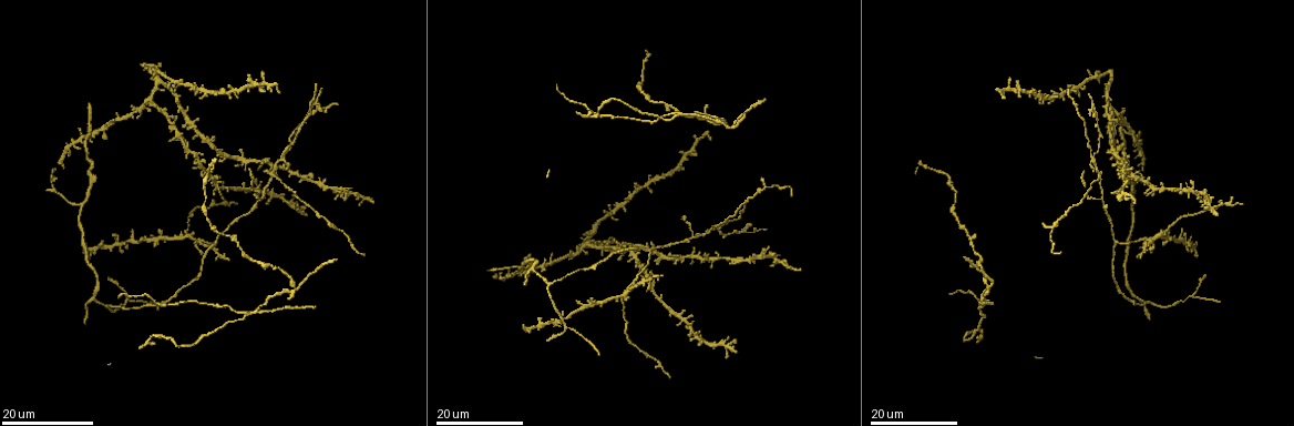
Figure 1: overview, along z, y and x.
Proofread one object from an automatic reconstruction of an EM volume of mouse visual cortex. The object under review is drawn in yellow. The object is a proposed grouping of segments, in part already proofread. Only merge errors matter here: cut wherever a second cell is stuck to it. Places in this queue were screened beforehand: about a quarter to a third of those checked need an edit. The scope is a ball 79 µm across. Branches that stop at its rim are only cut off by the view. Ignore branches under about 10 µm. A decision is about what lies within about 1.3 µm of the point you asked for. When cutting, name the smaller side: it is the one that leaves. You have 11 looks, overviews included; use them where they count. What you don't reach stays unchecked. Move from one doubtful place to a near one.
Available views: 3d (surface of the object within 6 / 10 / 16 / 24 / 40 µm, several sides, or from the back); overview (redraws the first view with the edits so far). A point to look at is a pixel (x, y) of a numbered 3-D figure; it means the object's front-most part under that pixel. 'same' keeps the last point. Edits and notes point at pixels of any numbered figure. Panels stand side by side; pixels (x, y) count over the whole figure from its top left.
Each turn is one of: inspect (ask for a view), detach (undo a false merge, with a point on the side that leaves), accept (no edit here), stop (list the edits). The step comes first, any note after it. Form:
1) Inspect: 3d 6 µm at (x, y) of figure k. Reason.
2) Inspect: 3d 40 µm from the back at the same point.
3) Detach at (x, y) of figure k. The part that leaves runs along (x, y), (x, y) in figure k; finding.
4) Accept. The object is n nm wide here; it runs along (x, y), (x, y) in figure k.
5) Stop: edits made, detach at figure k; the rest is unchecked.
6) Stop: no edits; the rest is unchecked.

Inspect: 3d 24 µm at (691, 115) of figure 1. Side arm on a straight run.

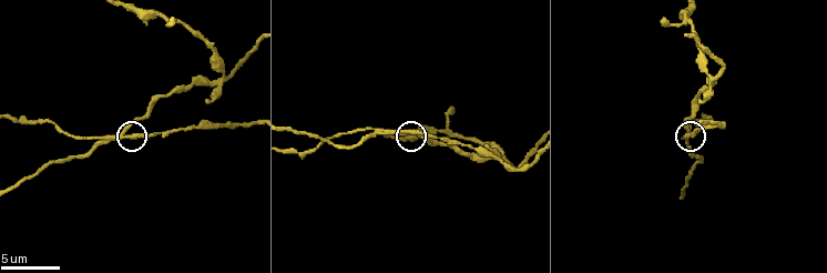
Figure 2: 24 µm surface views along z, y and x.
Inspect: 3d 6 µm at (403, 131) of figure 2. Closer look.

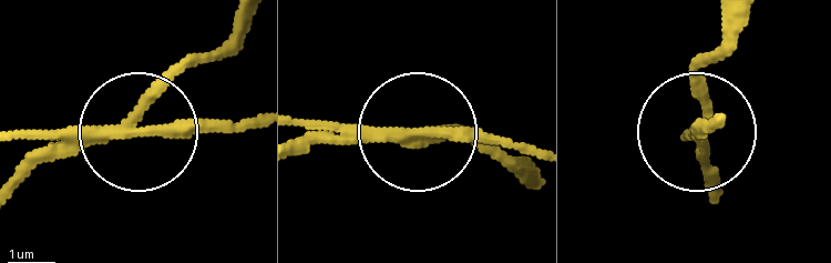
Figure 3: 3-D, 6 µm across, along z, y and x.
Detach at (171, 125) of figure 3. The side arm is 17 µm long; the part that leaves runs along (92, 129), (24, 129) in figure 3; a second cell is stuck on.

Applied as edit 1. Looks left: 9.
Inspect: overview. Redraw.

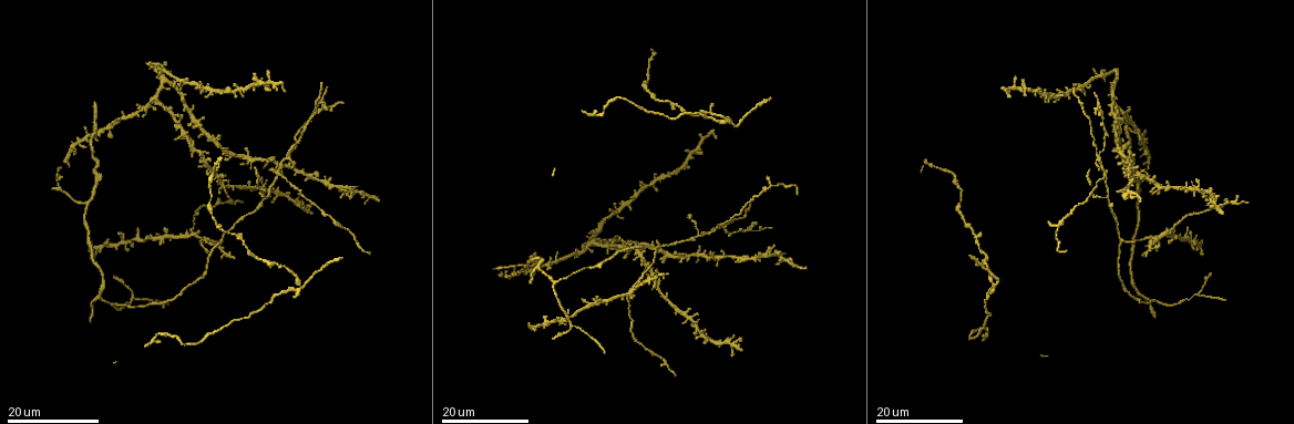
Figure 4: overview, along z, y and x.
Inspect: 3d 16 µm at (301, 288) of figure 4. Three-way junction.

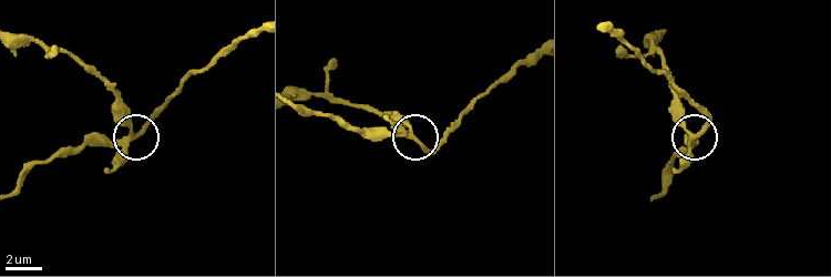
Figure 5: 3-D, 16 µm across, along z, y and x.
Inspect: 3d 10 µm at (411, 132) of figure 5.

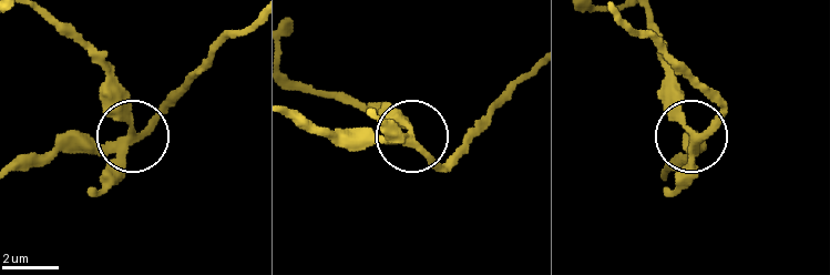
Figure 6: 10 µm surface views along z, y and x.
Detach at (110, 181) of figure 6. The part that leaves runs along (125, 138), (115, 82), (43, 18) in figure 6; two cells meet here.

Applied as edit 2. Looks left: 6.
Inspect: overview.

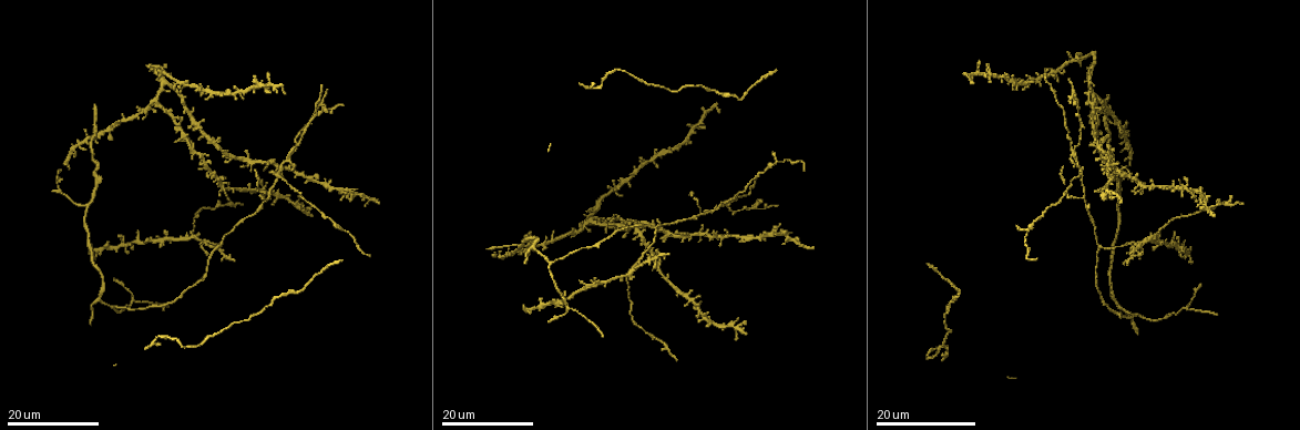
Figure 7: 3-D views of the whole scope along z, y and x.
Inspect: 3d 24 µm at (713, 212) of figure 7. Four arms meet.

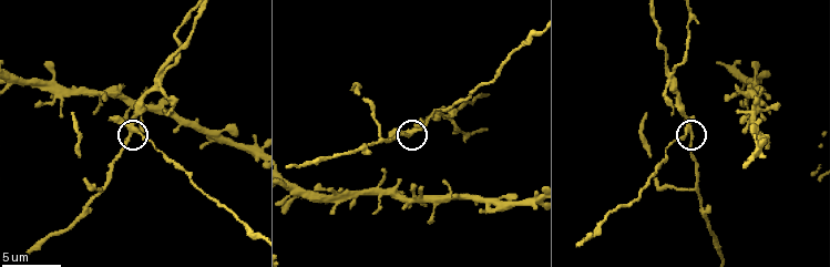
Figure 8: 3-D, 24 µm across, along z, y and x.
Inspect: 3d 6 µm at (416, 131) of figure 8. Closer look.

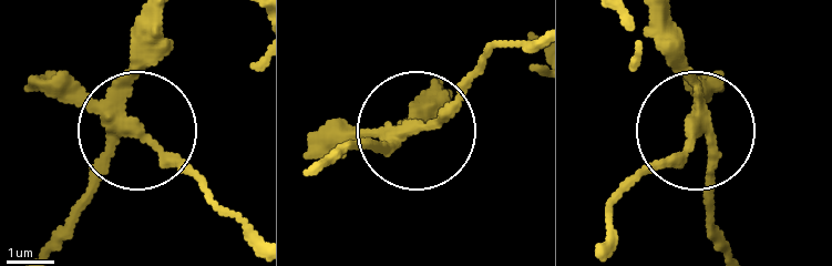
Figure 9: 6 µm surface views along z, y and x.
Detach at (166, 160) of figure 9. 4 arms meet here; two cells meet here.

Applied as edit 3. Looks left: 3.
Inspect: 3d 10 µm at (160, 72) of figure 8. Three-way junction.

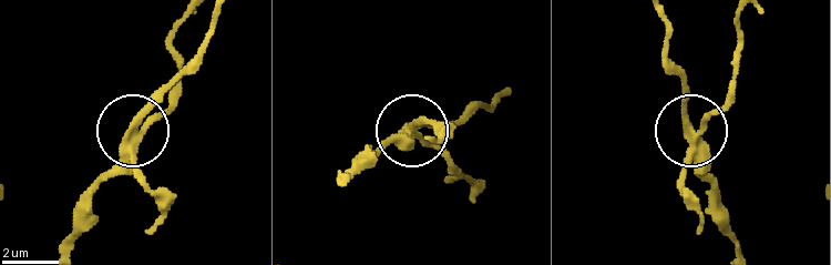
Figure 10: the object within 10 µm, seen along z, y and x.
Detach at (141, 184) of figure 10. 3 arms meet here; the part that leaves runs along (132, 144), (171, 97), (182, 11) in figure 10; two cells meet here.

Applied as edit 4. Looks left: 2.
Inspect: 3d 16 µm at (694, 188) of figure 8. A fork.

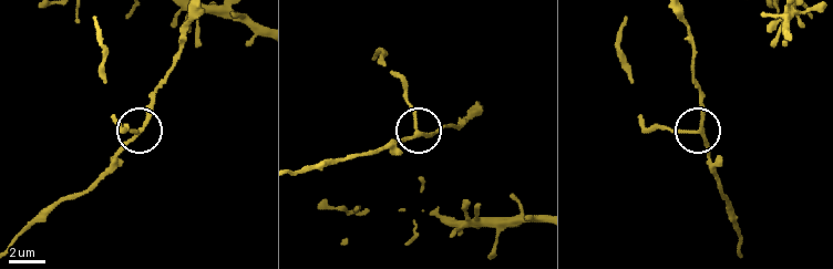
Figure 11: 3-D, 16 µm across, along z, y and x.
Accept. The object is 190 nm wide here; it runs along (20, 235), (82, 194), (104, 172), (142, 126), (152, 92) in figure 11; all the same cell.

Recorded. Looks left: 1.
Stop: edits made, detach at figure 3, detach at figure 6, detach at figure 9, detach at figure 10; the rest is unchecked.

